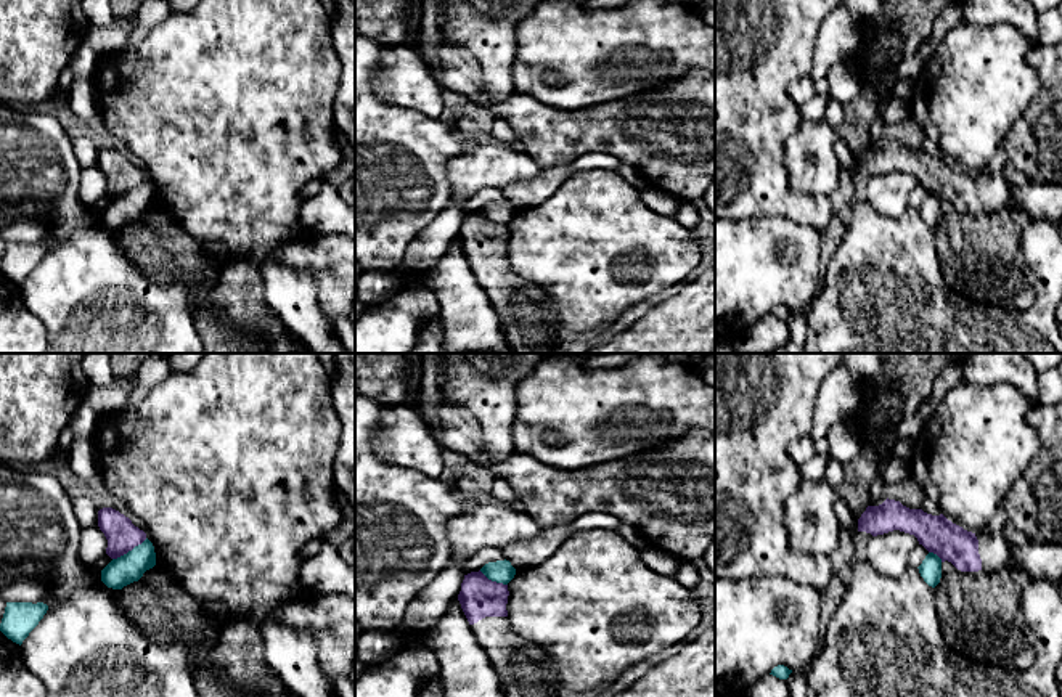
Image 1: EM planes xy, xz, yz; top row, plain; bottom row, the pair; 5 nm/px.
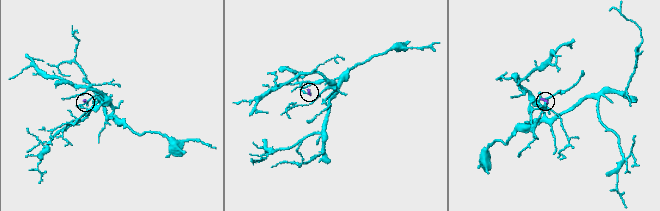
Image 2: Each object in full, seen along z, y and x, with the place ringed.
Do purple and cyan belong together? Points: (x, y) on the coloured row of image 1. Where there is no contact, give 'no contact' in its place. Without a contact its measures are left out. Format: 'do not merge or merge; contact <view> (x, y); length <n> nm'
do not merge; contact xy (129, 550); length 200 nm

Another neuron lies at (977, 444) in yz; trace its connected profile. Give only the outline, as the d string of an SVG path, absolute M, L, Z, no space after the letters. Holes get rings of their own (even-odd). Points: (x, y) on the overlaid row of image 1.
M962 379L945 395L921 435L913 442L909 479L925 499L940 506L948 520L972 533L986 530L995 511L1003 506L1007 491L1038 454L1036 430L1027 422L1030 410L1028 398L1012 384L974 385Z

